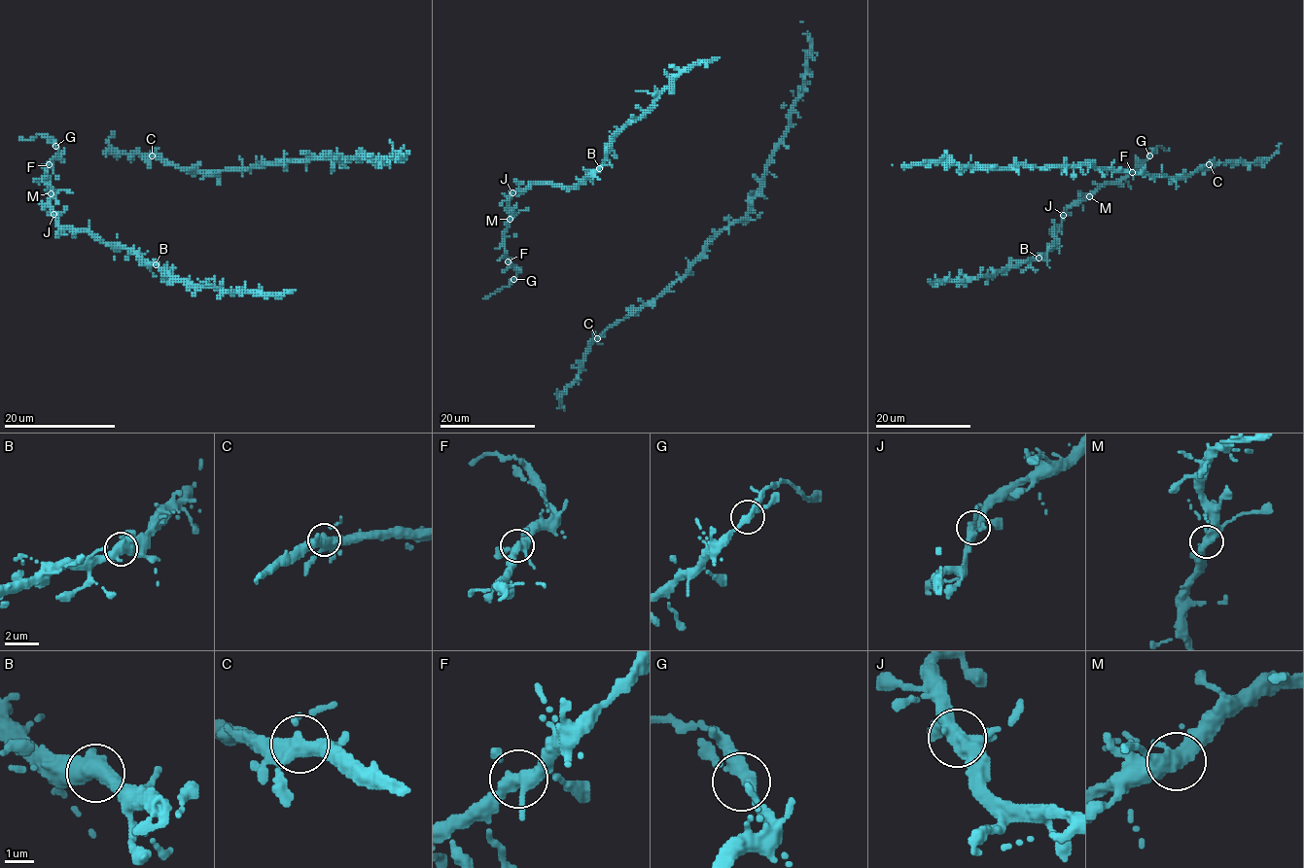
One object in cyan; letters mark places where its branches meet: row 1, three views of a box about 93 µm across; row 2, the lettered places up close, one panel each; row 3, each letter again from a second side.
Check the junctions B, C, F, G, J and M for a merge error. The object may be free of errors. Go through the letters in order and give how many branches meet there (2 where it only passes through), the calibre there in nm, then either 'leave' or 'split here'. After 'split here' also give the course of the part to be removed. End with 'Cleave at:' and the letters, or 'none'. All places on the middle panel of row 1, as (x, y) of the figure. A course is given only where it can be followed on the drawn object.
B: 3 branches meet; 400 nm thick; leave
C: 4 branches meet; 400 nm thick; leave
F: 4 branches meet; 360 nm thick; leave
G: 3 branches meet; 320 nm thick; leave
J: 5 branches meet; 380 nm thick; leave
M: 3 branches meet; 400 nm thick; leave
Cleave at: none

